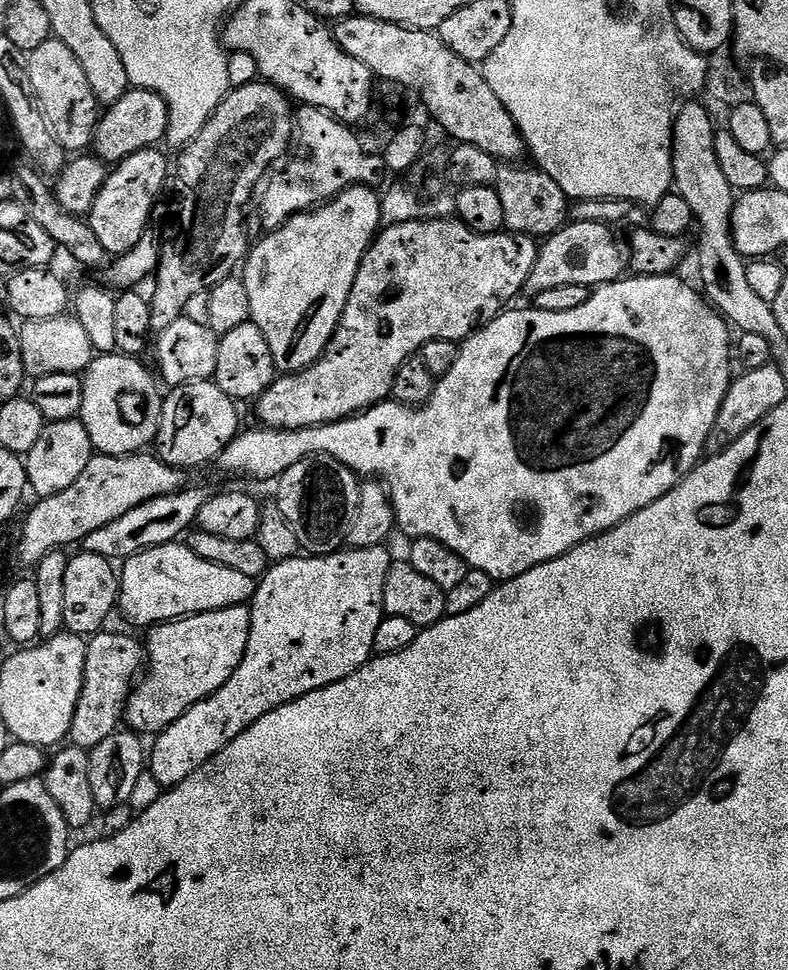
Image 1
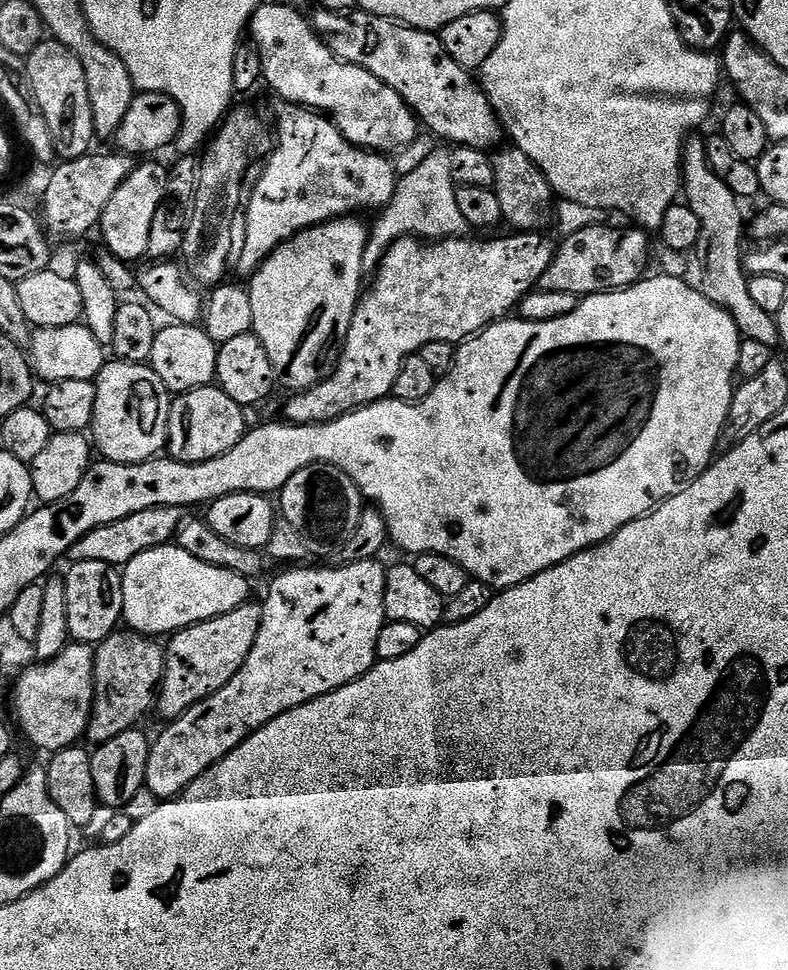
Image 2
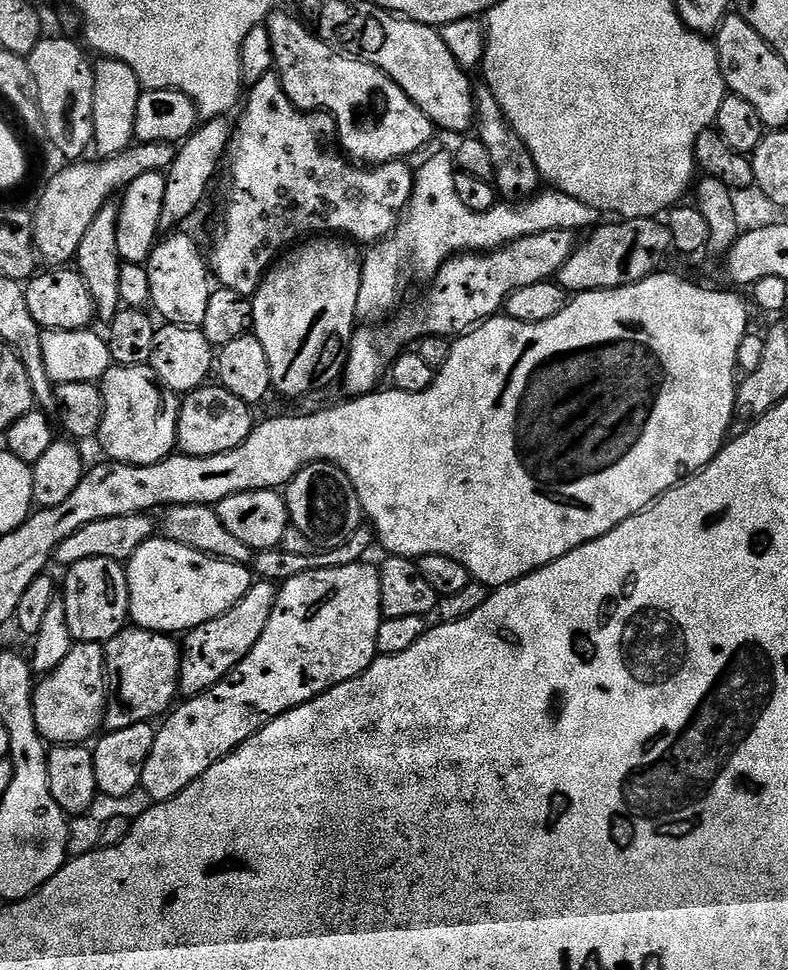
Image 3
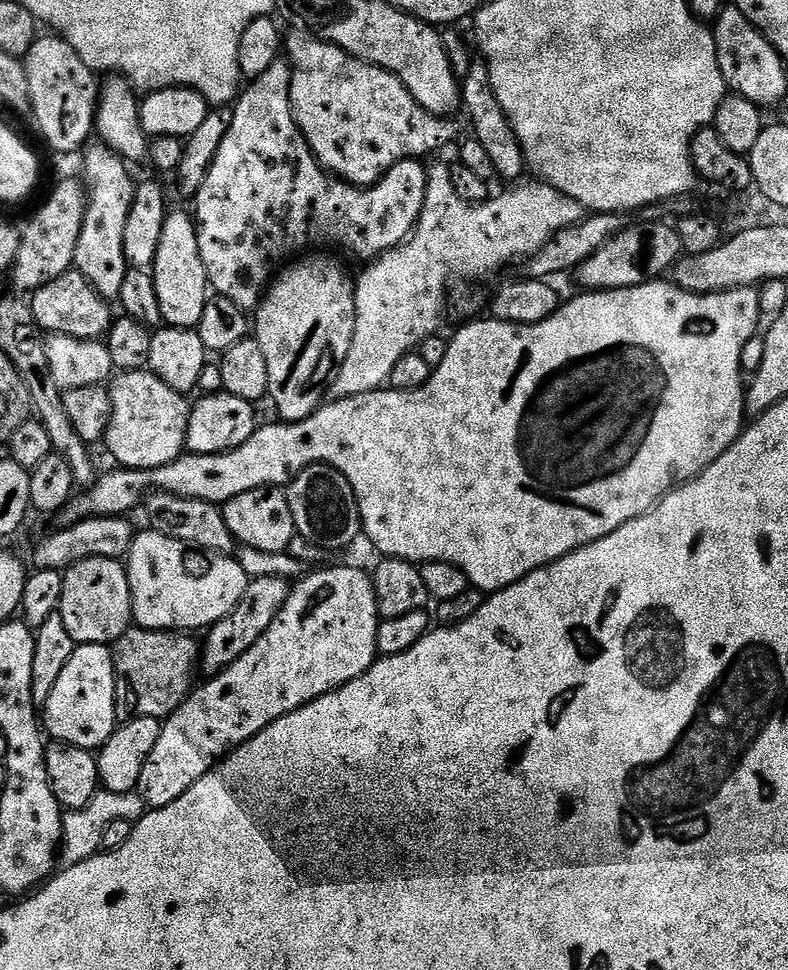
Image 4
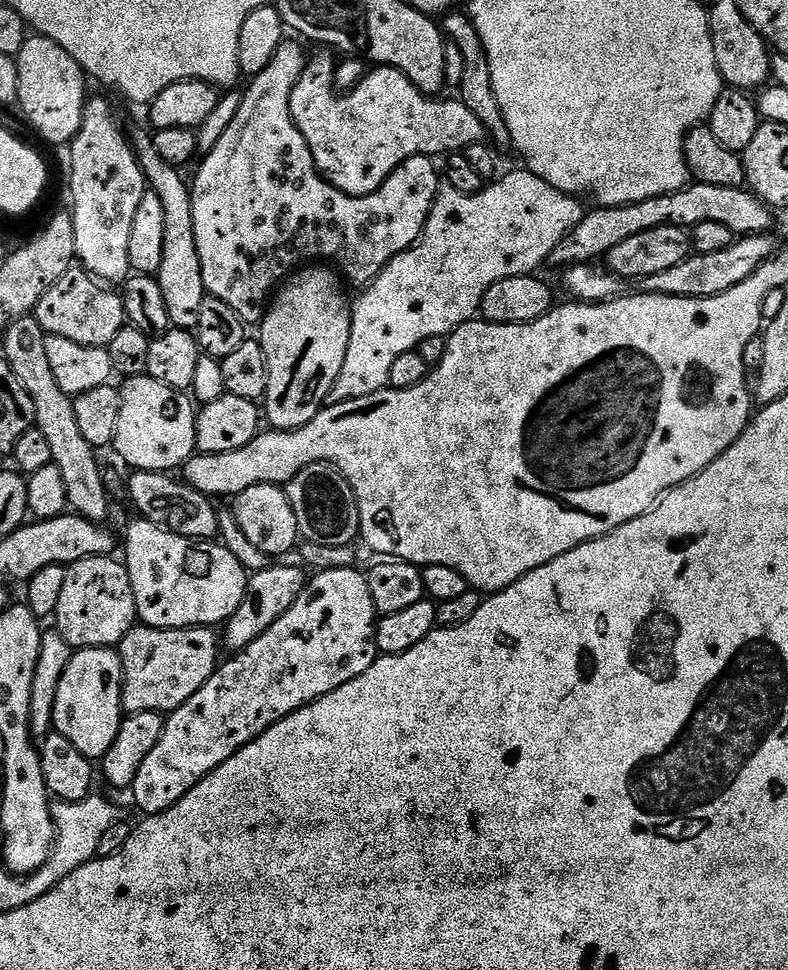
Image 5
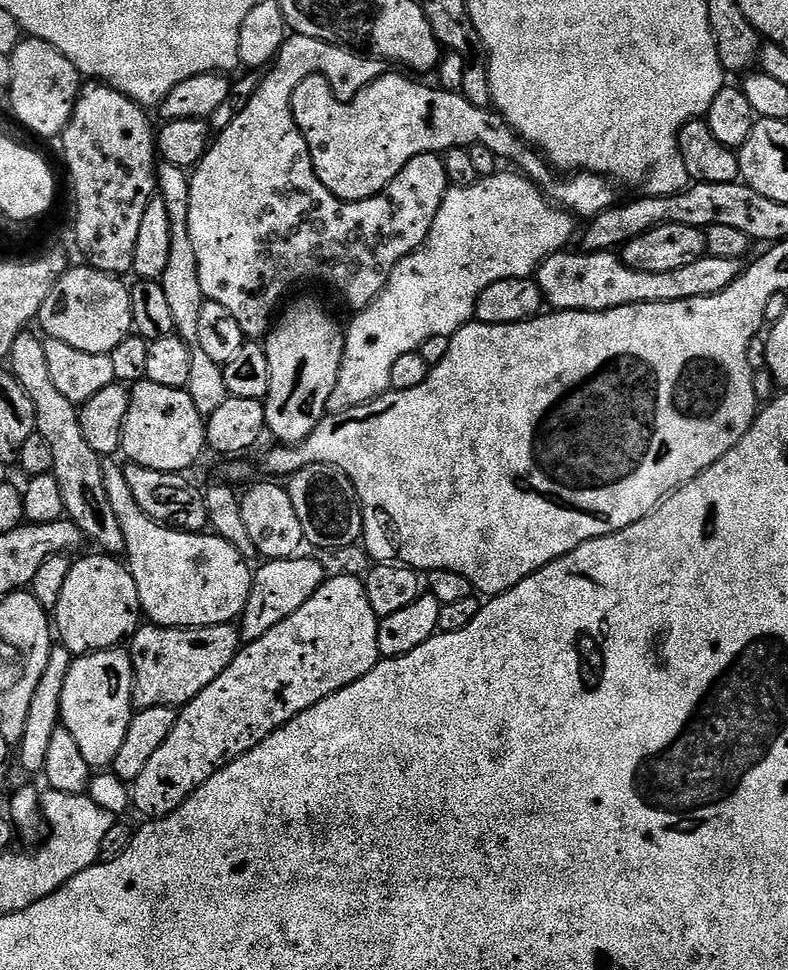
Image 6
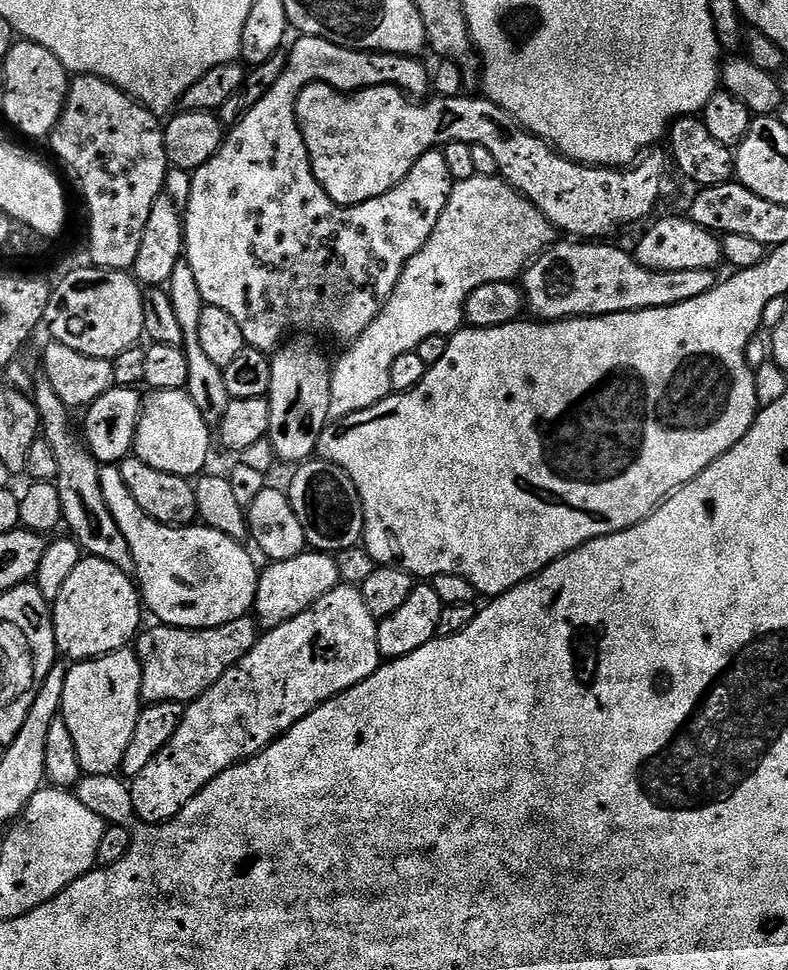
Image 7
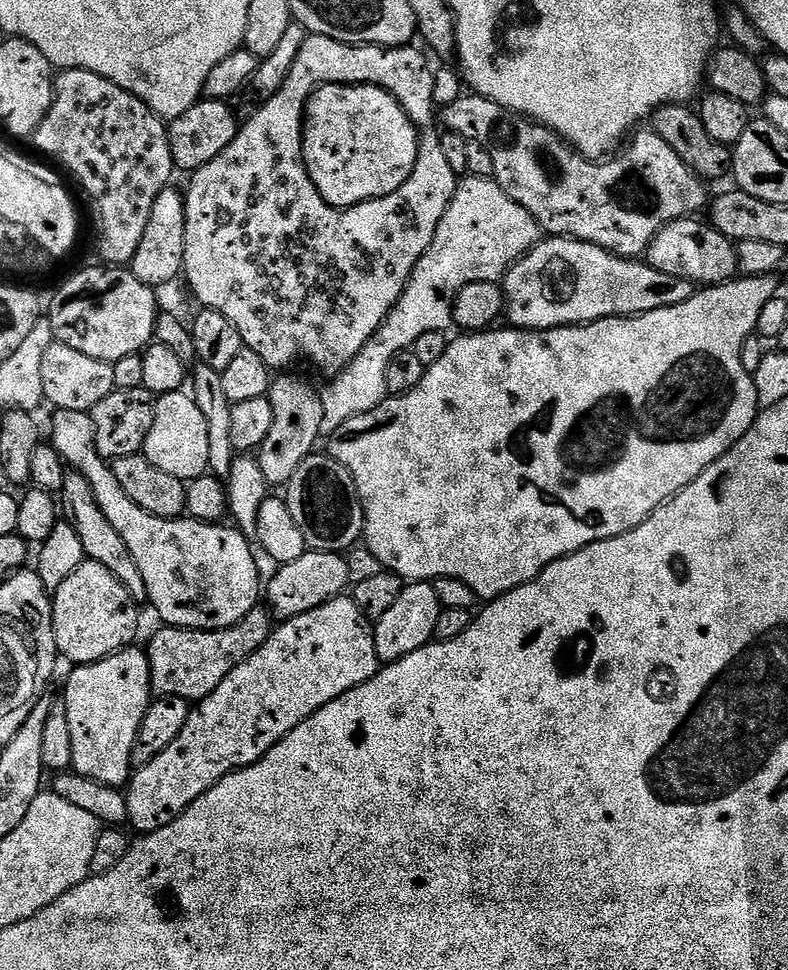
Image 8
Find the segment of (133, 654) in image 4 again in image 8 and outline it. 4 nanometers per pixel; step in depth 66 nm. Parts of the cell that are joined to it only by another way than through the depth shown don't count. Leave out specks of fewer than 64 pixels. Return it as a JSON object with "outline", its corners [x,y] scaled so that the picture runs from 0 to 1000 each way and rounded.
{"outline":[[[326,625],[312,633],[297,645],[291,647],[277,647],[260,649],[258,647],[220,647],[217,645],[203,645],[203,648],[193,656],[193,661],[185,664],[190,691],[193,692],[193,712],[198,718],[220,718],[231,720],[240,724],[260,722],[277,707],[282,707],[282,699],[292,695],[292,691],[301,689],[307,682],[317,678],[339,660],[345,657],[348,651],[348,635],[339,626]]]}

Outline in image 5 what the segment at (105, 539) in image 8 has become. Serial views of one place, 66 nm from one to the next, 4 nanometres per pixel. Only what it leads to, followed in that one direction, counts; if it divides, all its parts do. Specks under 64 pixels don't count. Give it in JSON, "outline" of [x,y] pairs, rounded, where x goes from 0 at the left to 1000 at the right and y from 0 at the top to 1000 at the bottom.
{"outline":[[[44,325],[24,326],[4,342],[3,351],[3,369],[13,377],[13,381],[18,381],[23,394],[28,394],[28,399],[33,401],[33,406],[38,406],[38,414],[43,414],[46,428],[43,439],[53,443],[53,448],[60,453],[66,477],[74,480],[74,485],[79,485],[79,498],[84,501],[88,525],[98,532],[118,536],[122,540],[132,540],[137,532],[140,508],[137,500],[132,498],[129,481],[122,475],[124,466],[114,460],[114,456],[109,456],[109,452],[104,452],[91,409],[69,391],[69,380],[58,365],[58,344],[53,336]]]}

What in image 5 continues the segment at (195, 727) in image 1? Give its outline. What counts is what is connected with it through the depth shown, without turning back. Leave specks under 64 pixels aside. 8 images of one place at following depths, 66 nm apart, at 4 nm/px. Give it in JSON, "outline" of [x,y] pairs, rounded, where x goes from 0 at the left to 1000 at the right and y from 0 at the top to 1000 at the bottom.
{"outline":[[[435,586],[401,590],[397,595],[387,601],[383,612],[378,612],[378,621],[373,621],[368,629],[363,629],[343,649],[338,649],[338,654],[310,671],[289,678],[294,680],[286,679],[259,704],[256,711],[209,741],[206,761],[201,769],[190,773],[185,786],[180,786],[180,794],[175,794],[175,802],[170,802],[165,813],[169,827],[179,833],[183,841],[194,841],[221,832],[247,808],[256,806],[256,802],[282,790],[287,781],[327,761],[343,748],[470,691],[480,678],[480,632],[475,616],[470,616],[466,593],[452,586]]]}

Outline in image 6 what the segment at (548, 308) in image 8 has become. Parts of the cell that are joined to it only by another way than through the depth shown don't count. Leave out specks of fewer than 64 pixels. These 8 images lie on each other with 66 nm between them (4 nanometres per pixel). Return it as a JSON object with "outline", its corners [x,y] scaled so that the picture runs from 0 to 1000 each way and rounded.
{"outline":[[[740,258],[704,260],[685,273],[678,288],[685,294],[692,310],[712,322],[768,322],[784,315],[865,311],[876,307],[896,307],[921,299],[942,284],[940,269],[931,266],[906,266],[893,263],[876,274],[825,282],[792,272],[780,259],[742,260]]]}

